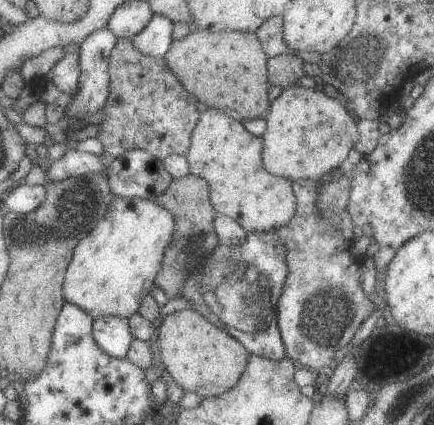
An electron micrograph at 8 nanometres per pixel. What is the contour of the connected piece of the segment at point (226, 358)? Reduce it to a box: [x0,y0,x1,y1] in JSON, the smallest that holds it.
[157,309,251,399]

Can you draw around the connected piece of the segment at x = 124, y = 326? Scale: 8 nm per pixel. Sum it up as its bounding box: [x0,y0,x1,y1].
[94,316,136,359]

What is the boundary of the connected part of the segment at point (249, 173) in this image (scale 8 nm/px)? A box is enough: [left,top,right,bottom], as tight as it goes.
[186,107,297,233]

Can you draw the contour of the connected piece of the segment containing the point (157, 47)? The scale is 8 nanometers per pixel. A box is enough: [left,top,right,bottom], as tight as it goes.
[130,14,175,57]

